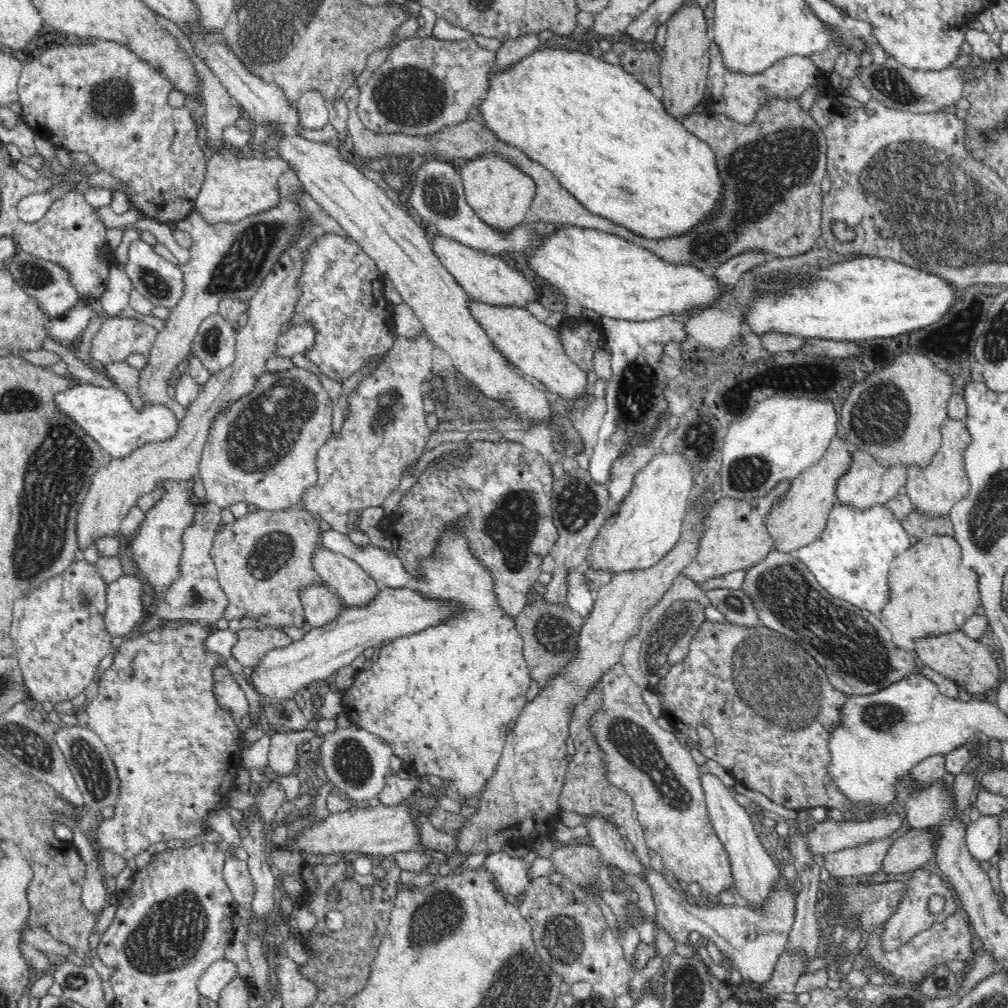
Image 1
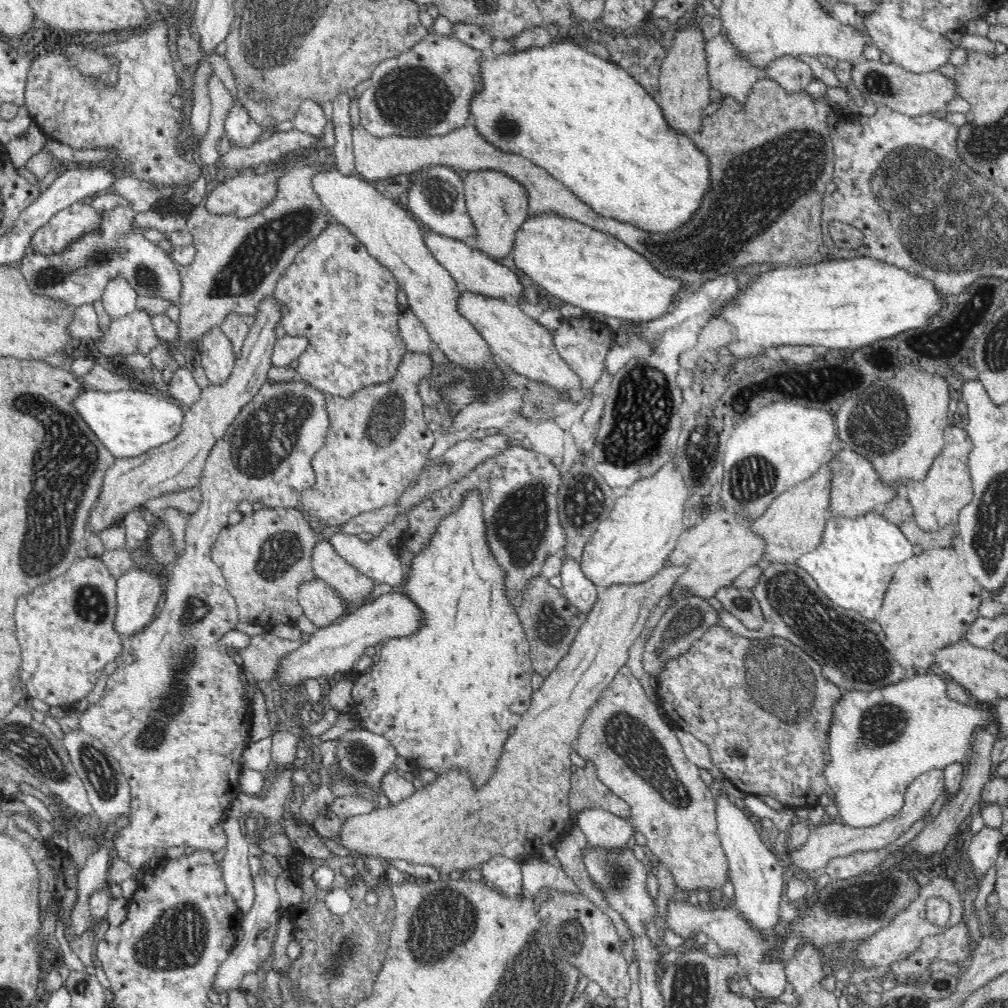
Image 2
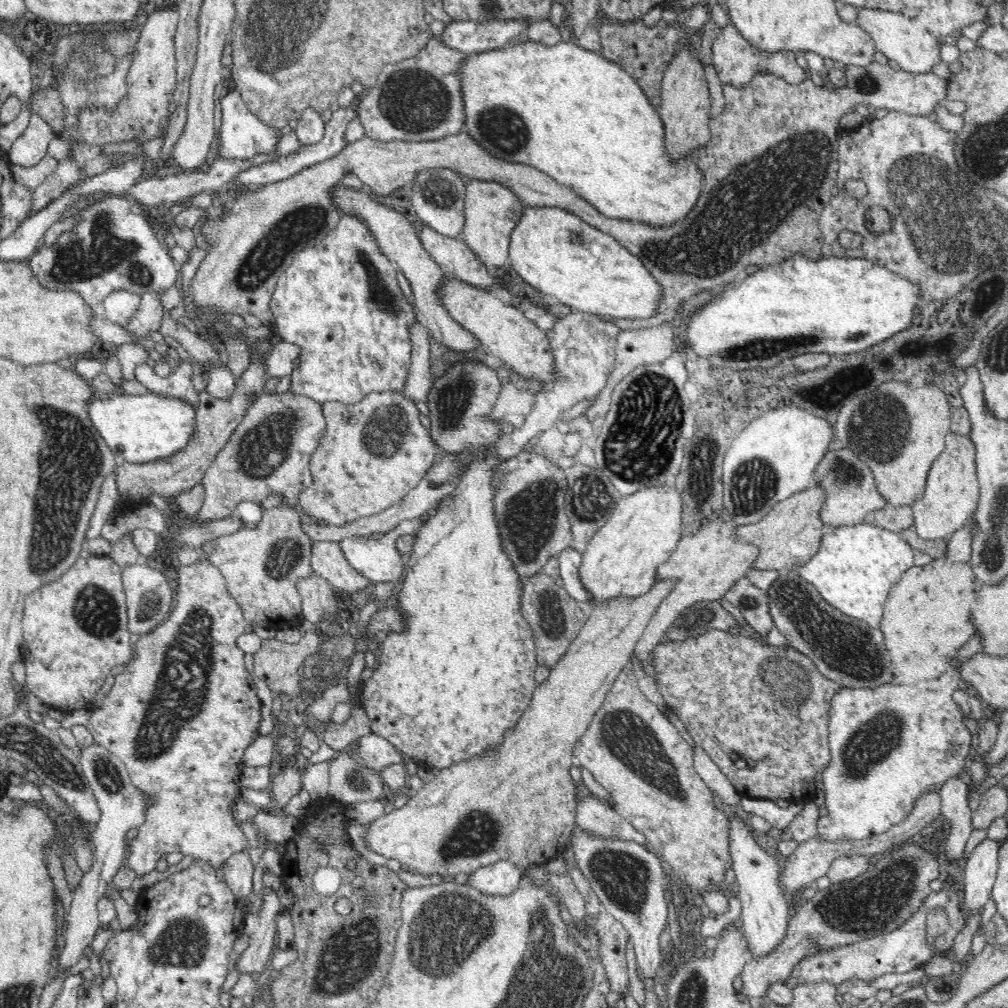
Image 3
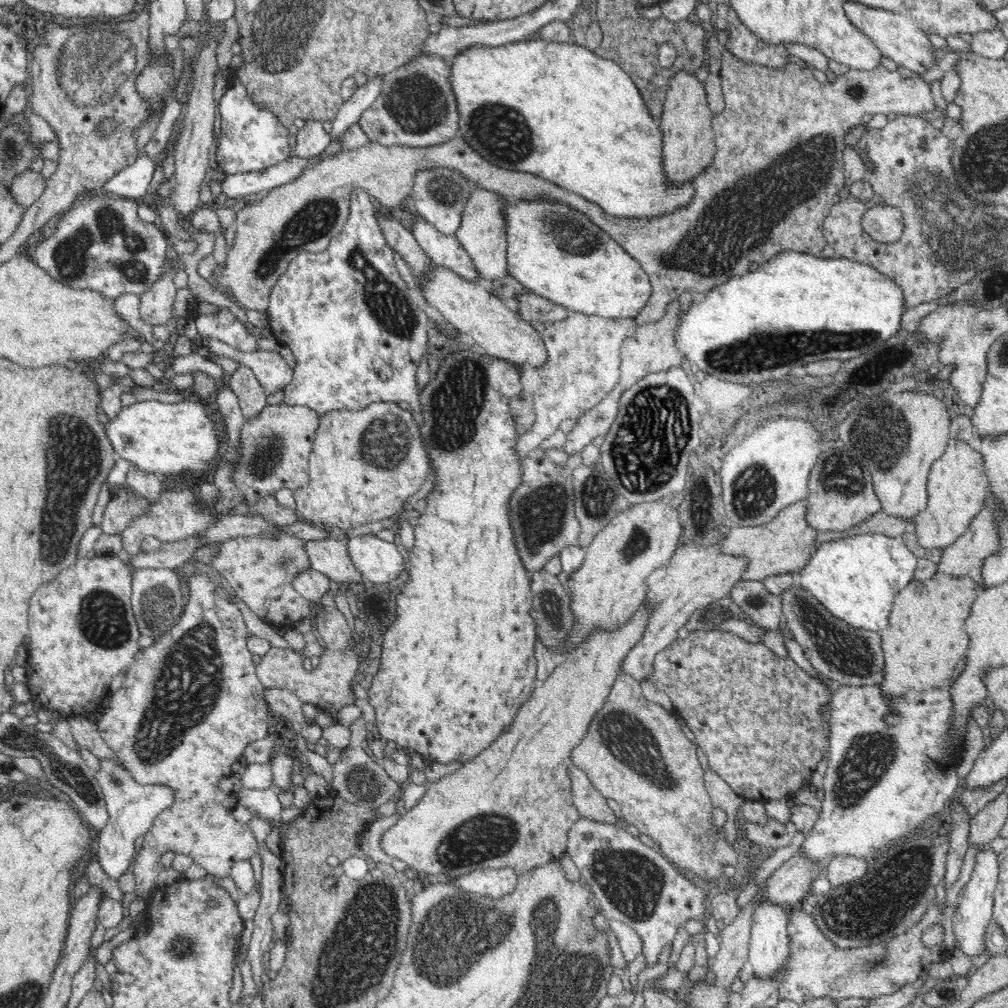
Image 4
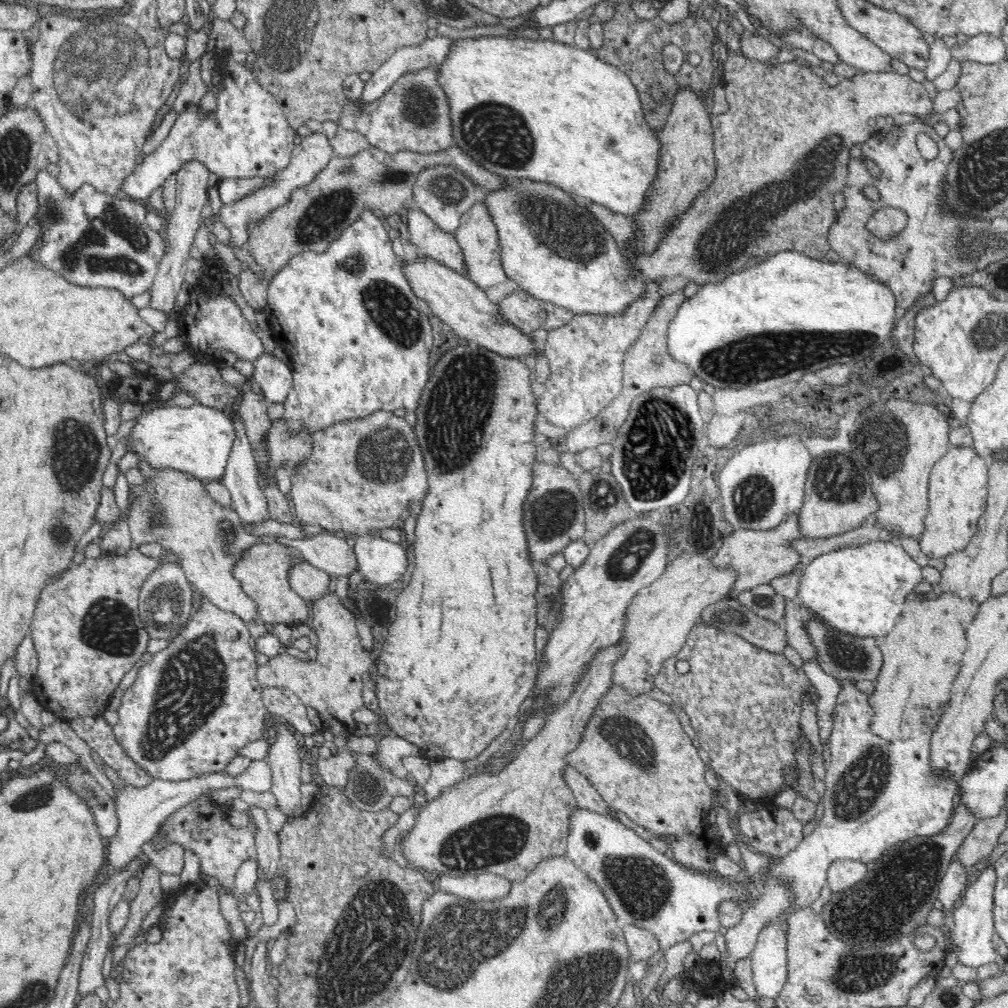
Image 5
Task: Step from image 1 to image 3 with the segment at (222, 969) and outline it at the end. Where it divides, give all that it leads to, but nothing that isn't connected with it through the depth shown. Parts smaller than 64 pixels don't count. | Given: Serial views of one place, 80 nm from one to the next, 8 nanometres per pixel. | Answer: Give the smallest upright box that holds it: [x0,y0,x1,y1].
[237,887,285,976]

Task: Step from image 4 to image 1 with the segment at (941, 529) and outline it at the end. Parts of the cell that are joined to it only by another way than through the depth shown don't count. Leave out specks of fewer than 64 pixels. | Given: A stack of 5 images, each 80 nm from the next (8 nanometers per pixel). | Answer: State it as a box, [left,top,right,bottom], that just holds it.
[905,418,971,518]

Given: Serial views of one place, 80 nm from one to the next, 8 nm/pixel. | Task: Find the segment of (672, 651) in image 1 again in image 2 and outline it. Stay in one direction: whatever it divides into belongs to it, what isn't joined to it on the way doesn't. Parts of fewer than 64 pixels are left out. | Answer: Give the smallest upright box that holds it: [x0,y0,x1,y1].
[642,596,720,682]

